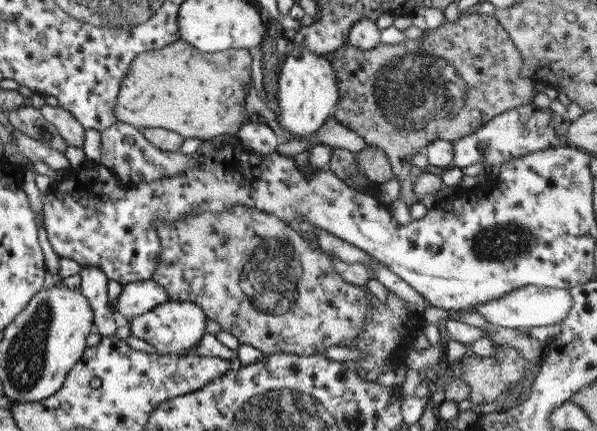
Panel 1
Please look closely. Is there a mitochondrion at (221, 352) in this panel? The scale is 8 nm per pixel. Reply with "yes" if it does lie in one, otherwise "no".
no

